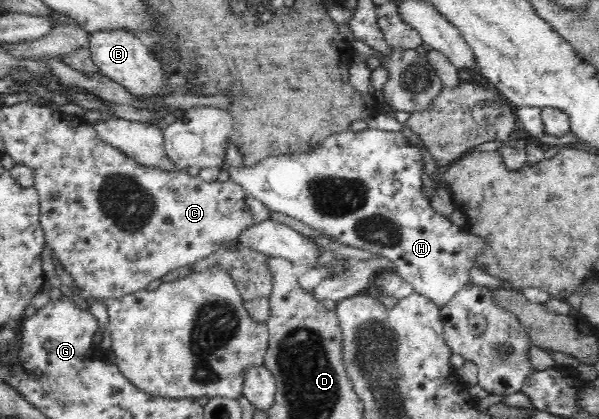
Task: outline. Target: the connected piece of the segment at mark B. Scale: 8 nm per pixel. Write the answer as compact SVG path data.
M118 29L116 31L93 32L89 36L89 49L94 64L99 68L99 72L107 76L112 81L124 85L126 91L135 96L166 96L172 94L168 90L167 76L162 61L158 60L154 51L142 39L132 35L132 33Z

